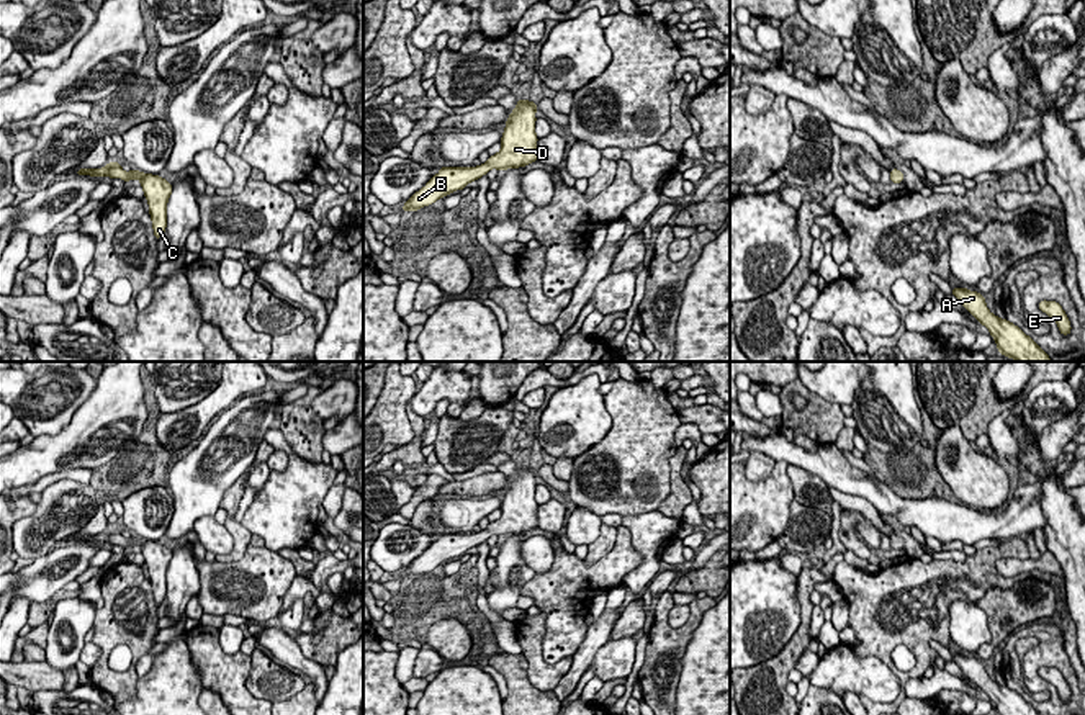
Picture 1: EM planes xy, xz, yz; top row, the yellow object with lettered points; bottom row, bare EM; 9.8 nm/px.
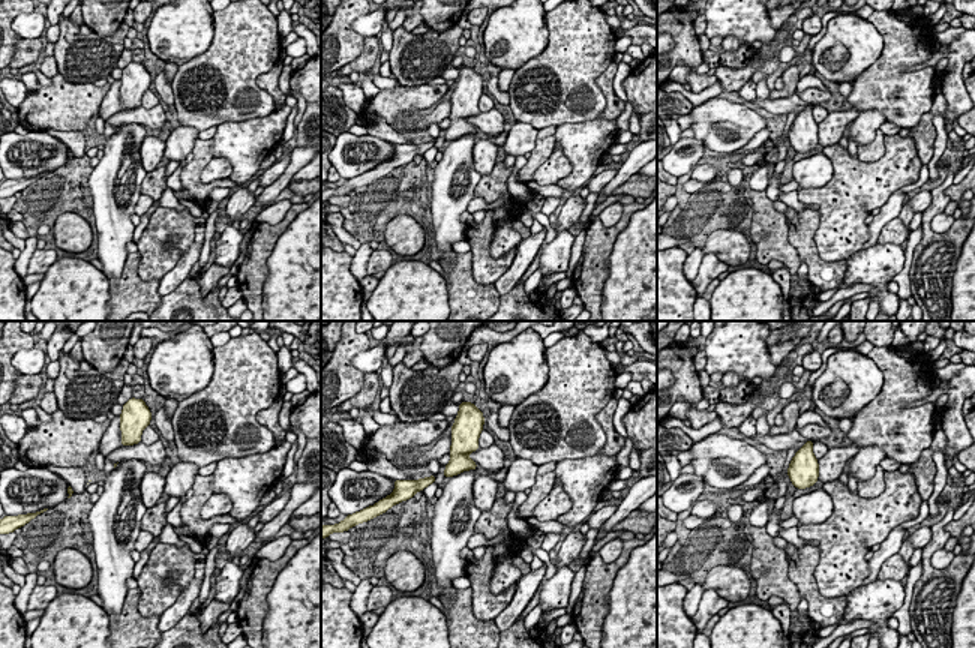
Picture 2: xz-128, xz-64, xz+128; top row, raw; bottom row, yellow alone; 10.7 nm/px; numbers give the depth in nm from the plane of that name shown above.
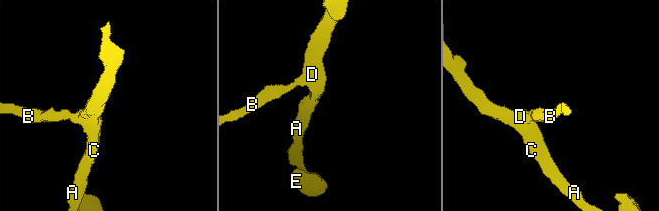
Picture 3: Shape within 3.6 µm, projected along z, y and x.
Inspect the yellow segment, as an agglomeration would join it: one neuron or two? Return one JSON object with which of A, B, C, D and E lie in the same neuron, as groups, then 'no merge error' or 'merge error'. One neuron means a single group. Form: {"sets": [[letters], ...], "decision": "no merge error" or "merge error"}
{"sets": [["A", "B", "C", "D", "E"]], "decision": "no merge error"}

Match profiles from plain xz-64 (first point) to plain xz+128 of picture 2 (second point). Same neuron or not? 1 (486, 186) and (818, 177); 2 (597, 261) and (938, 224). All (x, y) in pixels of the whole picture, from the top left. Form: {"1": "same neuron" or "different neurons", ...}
{"1": "different neurons", "2": "different neurons"}

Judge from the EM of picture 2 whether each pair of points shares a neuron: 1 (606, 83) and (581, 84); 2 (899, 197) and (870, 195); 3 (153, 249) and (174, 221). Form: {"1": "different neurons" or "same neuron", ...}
{"1": "different neurons", "2": "different neurons", "3": "same neuron"}

